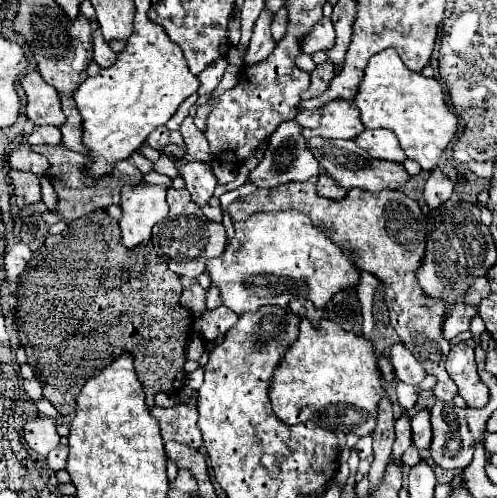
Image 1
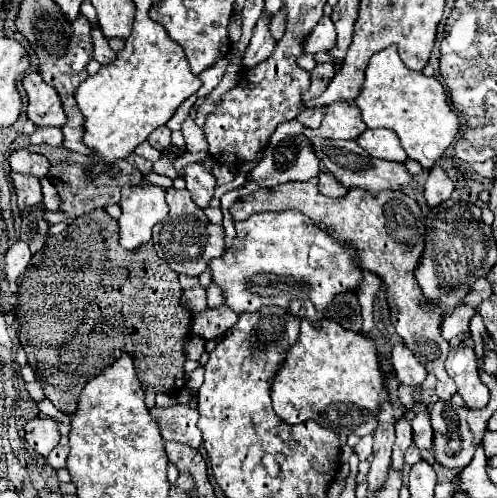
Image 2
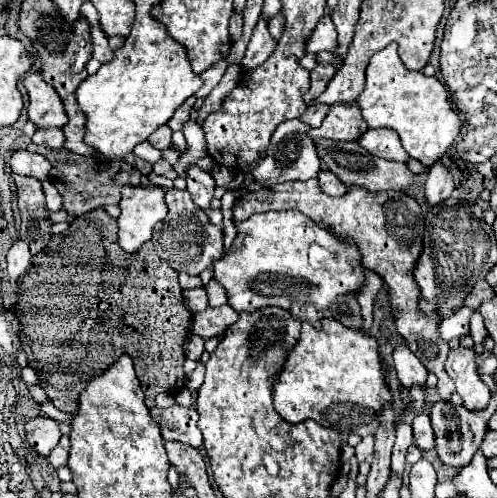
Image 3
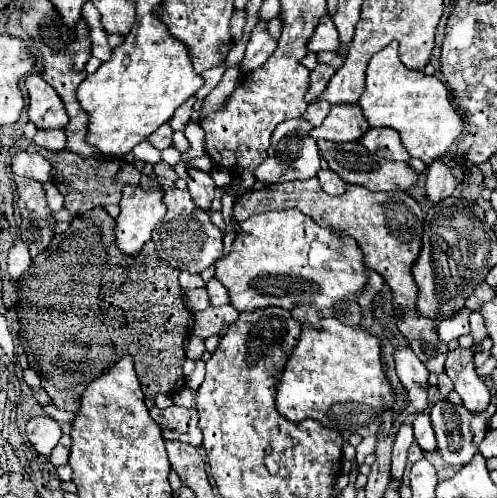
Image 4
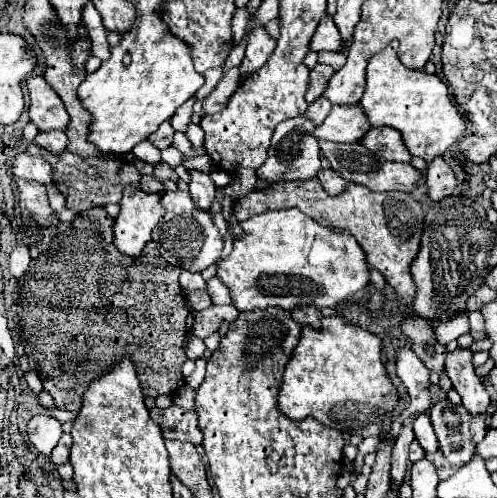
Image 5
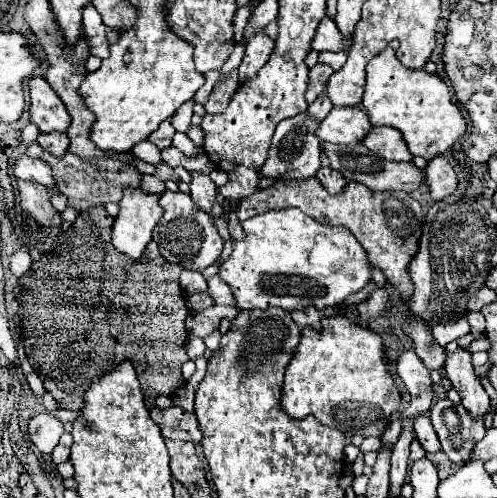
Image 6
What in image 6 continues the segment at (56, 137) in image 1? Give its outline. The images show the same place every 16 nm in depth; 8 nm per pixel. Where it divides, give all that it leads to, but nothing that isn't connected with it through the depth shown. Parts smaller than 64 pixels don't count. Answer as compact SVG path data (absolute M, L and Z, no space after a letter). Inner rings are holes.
M50 132L50 134L40 134L40 136L38 136L38 144L40 144L44 150L48 150L52 156L60 158L60 156L64 156L64 154L68 152L70 140L68 140L68 136L62 134L62 132Z

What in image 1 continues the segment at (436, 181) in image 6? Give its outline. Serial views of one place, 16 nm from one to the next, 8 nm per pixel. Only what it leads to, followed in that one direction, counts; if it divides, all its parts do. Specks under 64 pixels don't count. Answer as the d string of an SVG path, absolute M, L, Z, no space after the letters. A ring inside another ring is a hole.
M434 168L424 186L424 198L428 208L438 208L440 204L444 204L450 198L452 190L454 182L440 168Z

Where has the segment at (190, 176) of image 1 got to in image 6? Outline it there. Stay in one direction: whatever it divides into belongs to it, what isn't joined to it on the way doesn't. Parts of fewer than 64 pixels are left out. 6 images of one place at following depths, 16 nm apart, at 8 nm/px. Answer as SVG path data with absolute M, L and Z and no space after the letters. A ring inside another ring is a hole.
M192 174L190 196L198 208L202 208L204 212L210 212L216 202L216 184L204 174Z

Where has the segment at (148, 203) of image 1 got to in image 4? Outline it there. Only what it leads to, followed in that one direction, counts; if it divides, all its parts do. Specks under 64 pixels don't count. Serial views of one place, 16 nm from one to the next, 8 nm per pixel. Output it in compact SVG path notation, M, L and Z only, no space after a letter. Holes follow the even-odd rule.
M142 188L122 190L120 216L116 218L116 246L128 256L138 256L142 246L150 240L154 226L164 218L162 190L146 192Z

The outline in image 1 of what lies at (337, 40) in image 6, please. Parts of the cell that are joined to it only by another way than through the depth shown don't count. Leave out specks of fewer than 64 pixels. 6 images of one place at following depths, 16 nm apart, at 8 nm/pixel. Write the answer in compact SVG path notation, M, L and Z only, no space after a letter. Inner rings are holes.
M322 18L316 28L312 28L312 34L304 36L304 52L314 54L318 50L330 50L336 42L334 24L330 18Z

